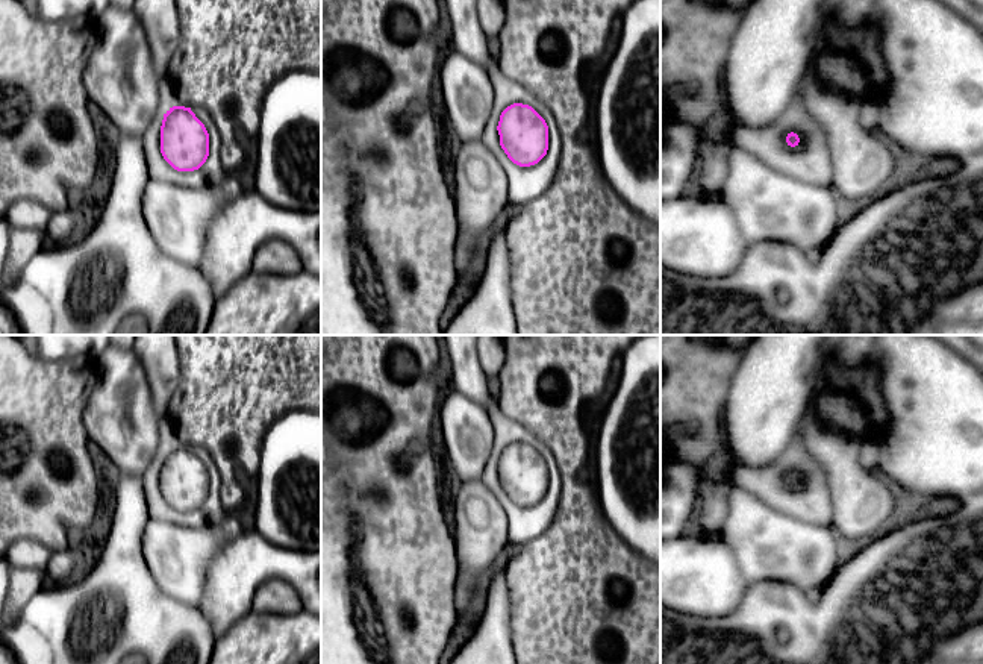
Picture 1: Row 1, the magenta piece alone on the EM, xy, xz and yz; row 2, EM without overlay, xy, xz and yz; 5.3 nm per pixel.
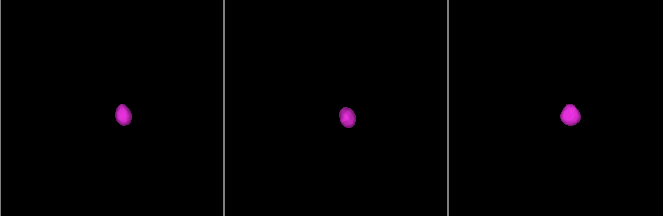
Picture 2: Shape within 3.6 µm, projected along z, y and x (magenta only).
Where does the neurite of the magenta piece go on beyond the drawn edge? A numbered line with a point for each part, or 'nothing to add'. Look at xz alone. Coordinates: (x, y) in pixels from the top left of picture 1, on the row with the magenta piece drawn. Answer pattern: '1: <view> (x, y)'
1: xz (524, 184)

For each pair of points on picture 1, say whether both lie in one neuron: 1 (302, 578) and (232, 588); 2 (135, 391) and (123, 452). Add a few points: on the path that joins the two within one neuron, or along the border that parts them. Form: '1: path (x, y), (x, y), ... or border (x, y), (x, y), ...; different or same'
1: path (285, 569), (252, 569), (249, 572); same
2: path (124, 407), (124, 437); same

